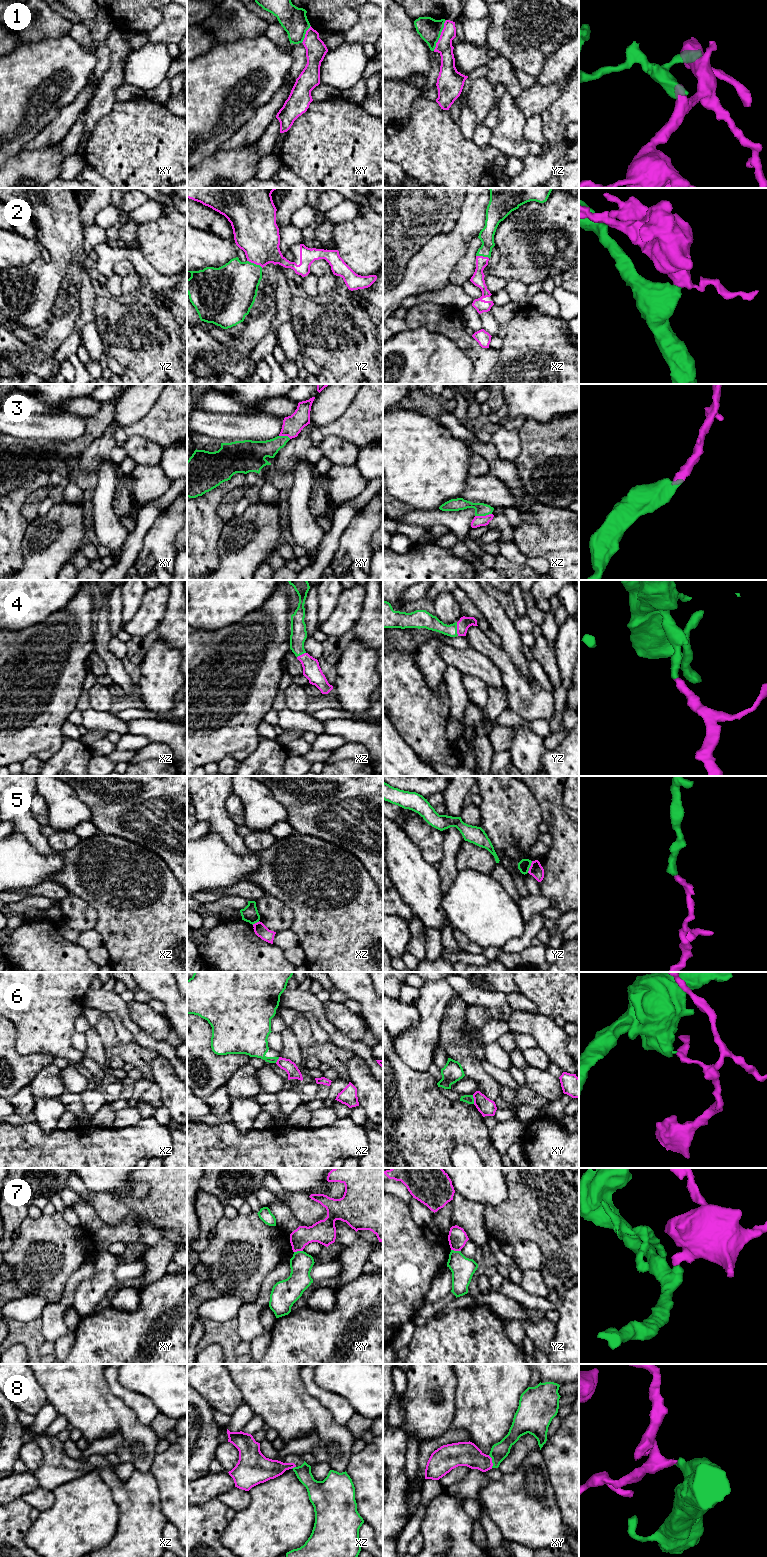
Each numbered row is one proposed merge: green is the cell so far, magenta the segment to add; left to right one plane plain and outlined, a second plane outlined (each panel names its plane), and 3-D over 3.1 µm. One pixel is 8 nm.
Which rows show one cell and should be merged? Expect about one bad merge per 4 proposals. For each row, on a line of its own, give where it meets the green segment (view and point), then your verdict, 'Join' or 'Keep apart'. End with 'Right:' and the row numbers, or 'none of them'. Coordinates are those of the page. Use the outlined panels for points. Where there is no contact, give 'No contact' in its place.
1: Touches green at yz (440, 34). Keep apart
2: Touches green at yz (255, 264). Join
3: Touches green at xz (483, 515). Join
4: Touches green at yz (456, 629). Join
5: Touches green at yz (529, 867). Keep apart
6: Touches green at xy (473, 1099). Keep apart
7: Touches green at yz (456, 1251). Keep apart
8: Touches green at xy (492, 1461). Join
Right: 2, 3, 4, 8

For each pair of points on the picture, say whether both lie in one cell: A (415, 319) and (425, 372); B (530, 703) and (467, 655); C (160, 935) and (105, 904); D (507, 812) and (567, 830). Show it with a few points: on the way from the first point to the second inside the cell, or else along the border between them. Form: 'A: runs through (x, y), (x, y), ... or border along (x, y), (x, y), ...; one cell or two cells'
A: border along (409, 327), (426, 327), (440, 334); two cells
B: border along (491, 660), (501, 673), (505, 694); two cells
C: runs through (146, 921), (129, 904), (119, 904); one cell
D: border along (536, 798), (543, 821); two cells

